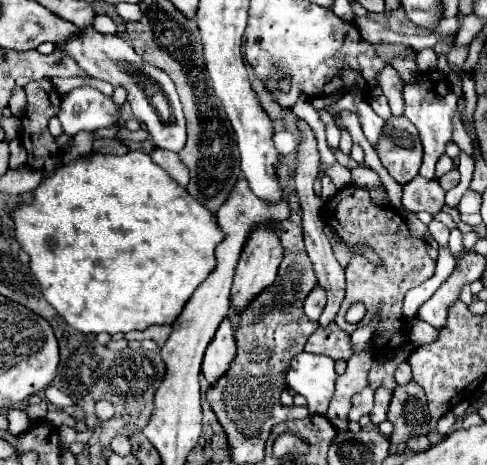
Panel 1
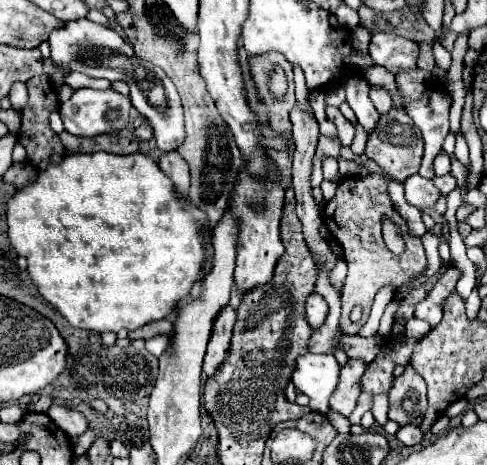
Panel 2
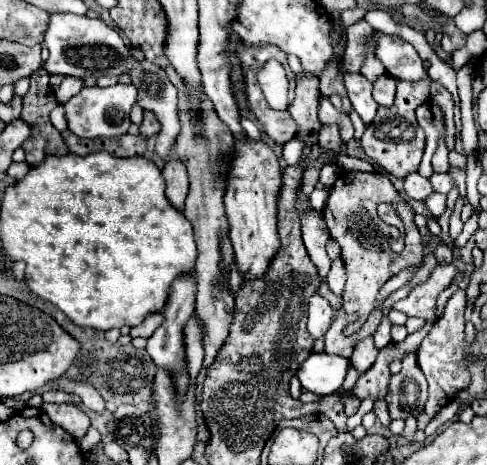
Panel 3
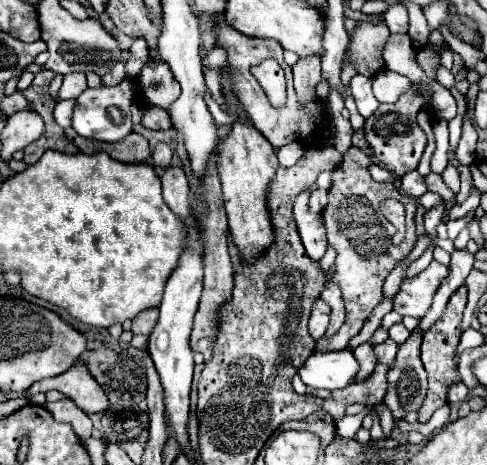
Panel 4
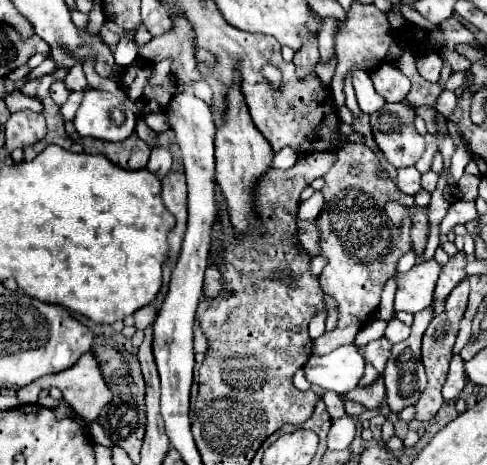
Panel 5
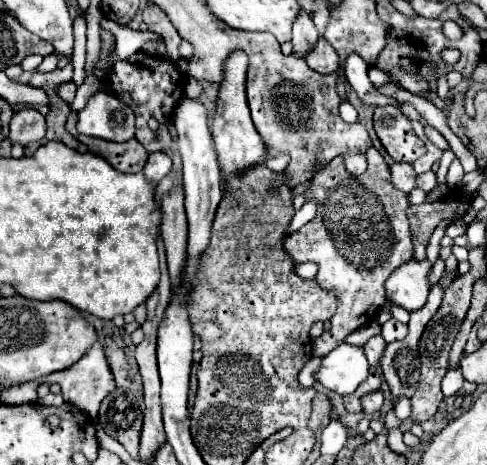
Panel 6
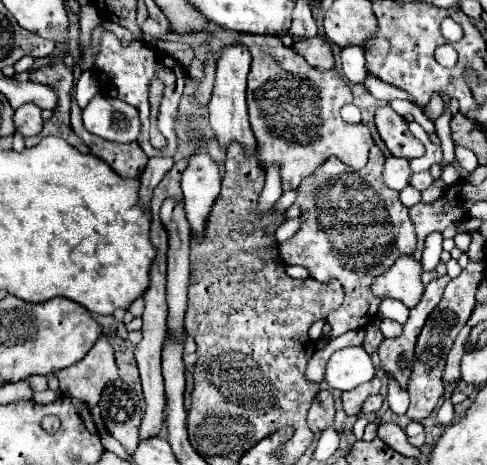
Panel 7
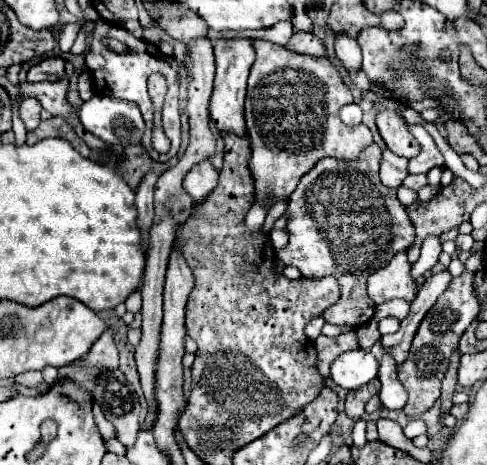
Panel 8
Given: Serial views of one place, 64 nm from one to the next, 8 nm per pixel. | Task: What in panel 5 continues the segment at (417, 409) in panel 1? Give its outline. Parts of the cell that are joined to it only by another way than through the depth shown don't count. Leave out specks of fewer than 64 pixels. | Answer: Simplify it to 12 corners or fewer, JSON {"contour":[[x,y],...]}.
{"contour":[[434,302],[414,316],[408,340],[394,344],[384,368],[392,412],[416,404],[426,388],[420,340]]}

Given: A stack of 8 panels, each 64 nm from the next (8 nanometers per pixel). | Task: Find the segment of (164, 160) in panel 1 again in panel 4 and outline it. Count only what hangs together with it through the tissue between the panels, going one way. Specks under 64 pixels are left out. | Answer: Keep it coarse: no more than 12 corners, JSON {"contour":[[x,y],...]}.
{"contour":[[182,168],[162,176],[162,196],[182,222],[190,216],[190,182]]}

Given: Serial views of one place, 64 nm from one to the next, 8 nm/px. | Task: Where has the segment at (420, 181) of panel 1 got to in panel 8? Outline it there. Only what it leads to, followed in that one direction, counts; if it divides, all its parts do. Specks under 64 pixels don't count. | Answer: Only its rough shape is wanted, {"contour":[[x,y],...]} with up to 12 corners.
{"contour":[[384,150],[380,180],[398,188],[408,176],[406,158]]}

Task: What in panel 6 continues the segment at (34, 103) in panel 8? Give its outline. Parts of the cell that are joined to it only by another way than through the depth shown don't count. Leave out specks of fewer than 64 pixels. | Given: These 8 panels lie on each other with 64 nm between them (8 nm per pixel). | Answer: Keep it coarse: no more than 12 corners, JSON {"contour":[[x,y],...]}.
{"contour":[[28,106],[14,112],[10,142],[42,140],[44,116]]}

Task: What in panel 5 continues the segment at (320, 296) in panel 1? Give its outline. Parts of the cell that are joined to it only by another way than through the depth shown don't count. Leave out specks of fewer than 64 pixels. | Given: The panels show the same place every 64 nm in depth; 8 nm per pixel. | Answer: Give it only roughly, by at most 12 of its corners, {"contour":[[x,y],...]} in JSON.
{"contour":[[318,312],[310,322],[312,340],[324,334],[326,314]]}

